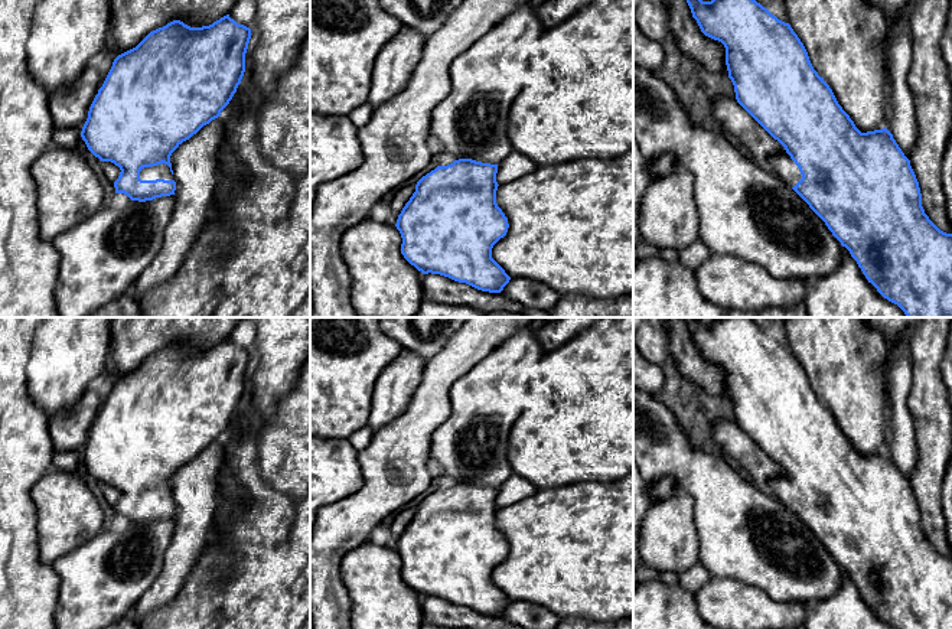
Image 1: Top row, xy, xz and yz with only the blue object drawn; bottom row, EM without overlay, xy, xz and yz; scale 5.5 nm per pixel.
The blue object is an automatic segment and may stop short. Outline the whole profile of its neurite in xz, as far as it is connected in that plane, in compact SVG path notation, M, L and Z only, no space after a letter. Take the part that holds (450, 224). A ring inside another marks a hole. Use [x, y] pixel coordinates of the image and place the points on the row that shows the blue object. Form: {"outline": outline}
{"outline": "M459 159L423 176L397 219L401 254L423 274L440 274L477 290L501 293L511 277L492 258L493 245L506 235L508 218L496 203L498 164Z"}

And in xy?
{"outline": "M229 14L202 27L190 27L180 20L173 20L150 32L136 48L114 59L89 107L81 137L95 157L120 167L120 176L114 182L115 193L124 193L138 202L175 195L176 182L170 156L183 141L218 118L229 104L245 72L250 39L251 29L238 25Z"}

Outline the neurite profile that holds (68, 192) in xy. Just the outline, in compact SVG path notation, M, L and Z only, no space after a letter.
M49 147L30 167L36 186L38 228L52 242L102 208L101 180L76 151Z

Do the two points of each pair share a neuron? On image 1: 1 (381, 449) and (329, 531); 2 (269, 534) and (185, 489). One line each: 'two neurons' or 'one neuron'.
1: one neuron
2: two neurons

